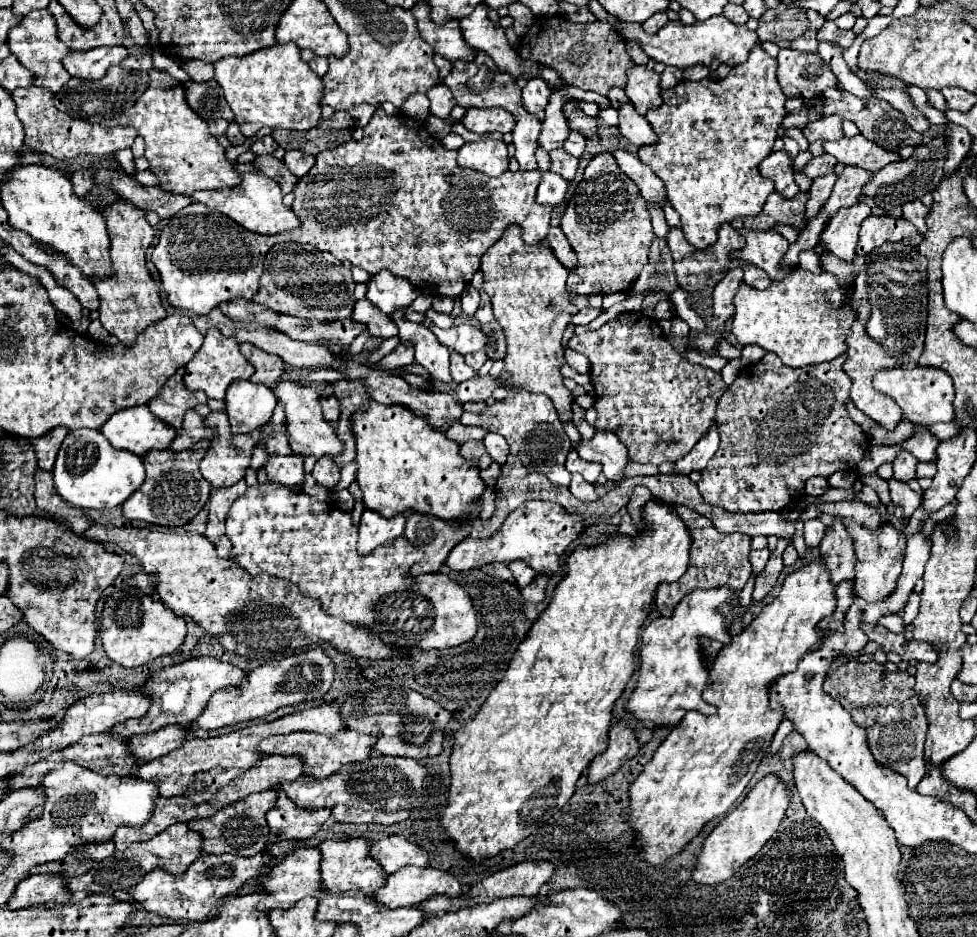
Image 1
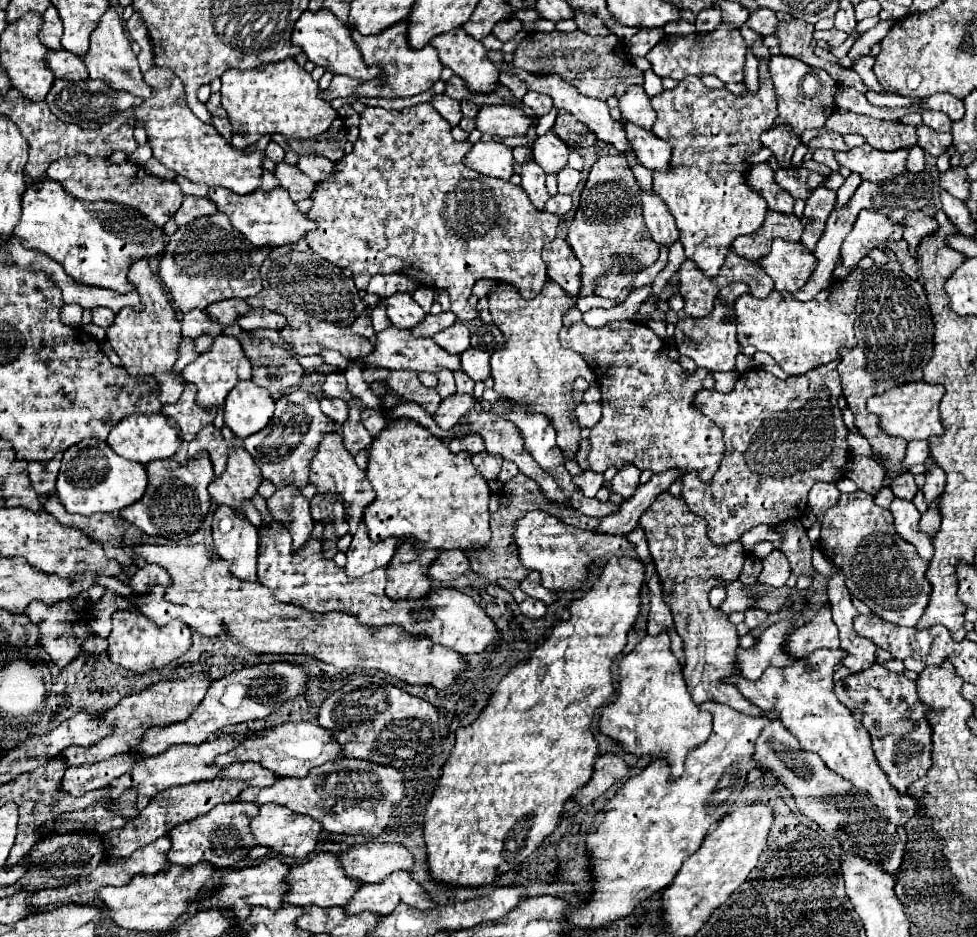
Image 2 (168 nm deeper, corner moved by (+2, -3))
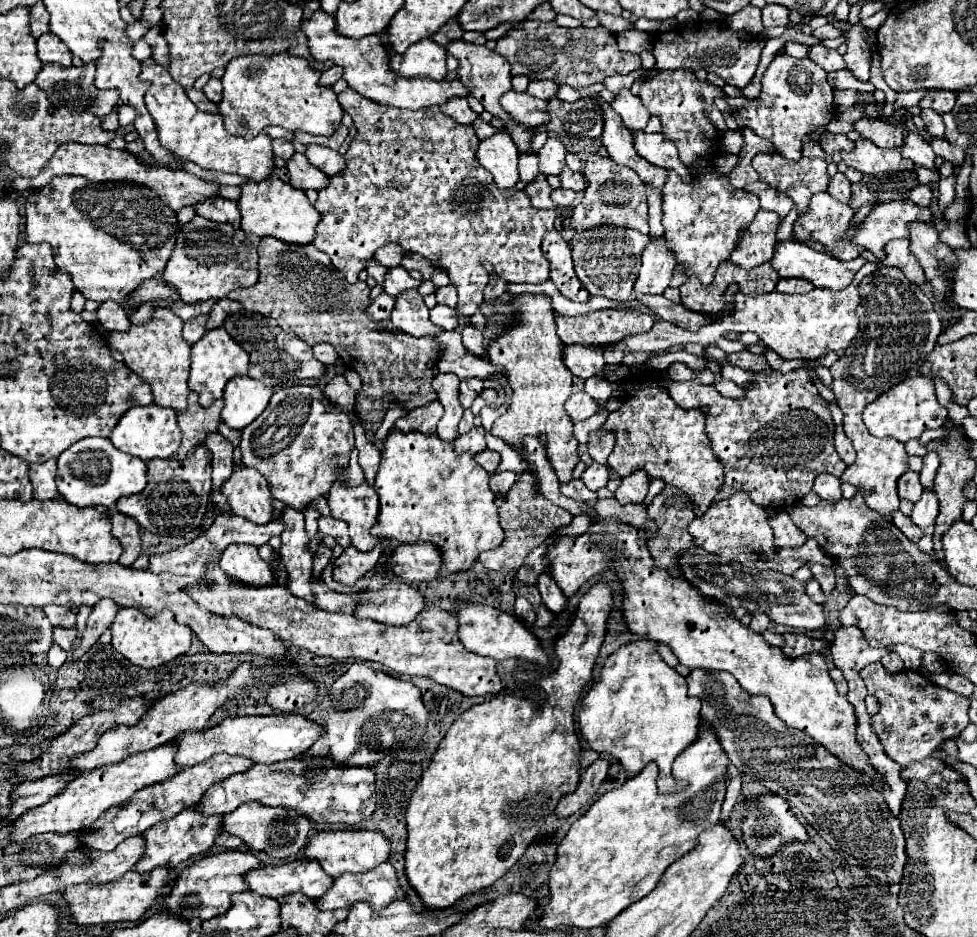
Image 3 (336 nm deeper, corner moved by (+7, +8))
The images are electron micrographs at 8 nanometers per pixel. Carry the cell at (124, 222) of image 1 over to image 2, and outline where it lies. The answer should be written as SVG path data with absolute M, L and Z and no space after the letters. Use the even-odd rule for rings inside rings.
M145 259L135 261L127 273L129 283L141 297L143 309L121 309L115 315L115 321L107 327L107 341L121 357L125 369L133 375L153 375L161 385L161 403L175 403L183 391L183 377L171 375L171 369L177 361L177 345L181 341L181 325L175 319L175 311L161 287L161 283L151 273Z

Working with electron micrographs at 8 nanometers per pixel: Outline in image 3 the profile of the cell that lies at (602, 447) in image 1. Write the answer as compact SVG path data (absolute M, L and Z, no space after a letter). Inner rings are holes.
M636 470L634 474L622 478L622 486L616 490L616 500L620 504L640 504L644 502L646 494L648 494L648 474L644 474L644 470Z

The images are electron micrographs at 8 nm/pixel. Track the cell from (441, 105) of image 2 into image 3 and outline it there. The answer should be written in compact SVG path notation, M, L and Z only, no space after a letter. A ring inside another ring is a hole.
M452 98L452 100L444 102L440 106L440 110L444 114L448 114L450 118L454 118L456 122L460 122L460 124L472 124L478 118L476 112L468 106L468 100L466 98Z

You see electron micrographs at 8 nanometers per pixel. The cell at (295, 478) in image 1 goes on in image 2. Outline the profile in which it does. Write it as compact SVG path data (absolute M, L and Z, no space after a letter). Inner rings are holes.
M285 485L285 489L275 489L275 493L267 499L267 507L277 521L289 527L293 535L293 549L303 547L313 531L309 499L305 499L299 489L293 489L293 485Z

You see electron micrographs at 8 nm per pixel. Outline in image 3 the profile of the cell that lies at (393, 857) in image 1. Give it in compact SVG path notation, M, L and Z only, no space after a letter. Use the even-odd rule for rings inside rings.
M340 830L340 832L316 832L308 838L306 850L302 854L304 860L316 860L324 868L324 872L332 878L344 872L364 872L372 870L378 864L388 860L390 842L380 832L366 832L366 830Z

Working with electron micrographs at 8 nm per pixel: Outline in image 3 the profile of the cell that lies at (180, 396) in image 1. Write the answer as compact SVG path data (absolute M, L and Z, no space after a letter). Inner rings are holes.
M190 392L188 398L188 410L178 412L178 426L182 430L182 444L178 450L178 460L186 458L188 452L202 444L208 434L218 432L220 424L220 412L224 408L222 400L216 400L210 408L202 408L196 400L196 392Z

